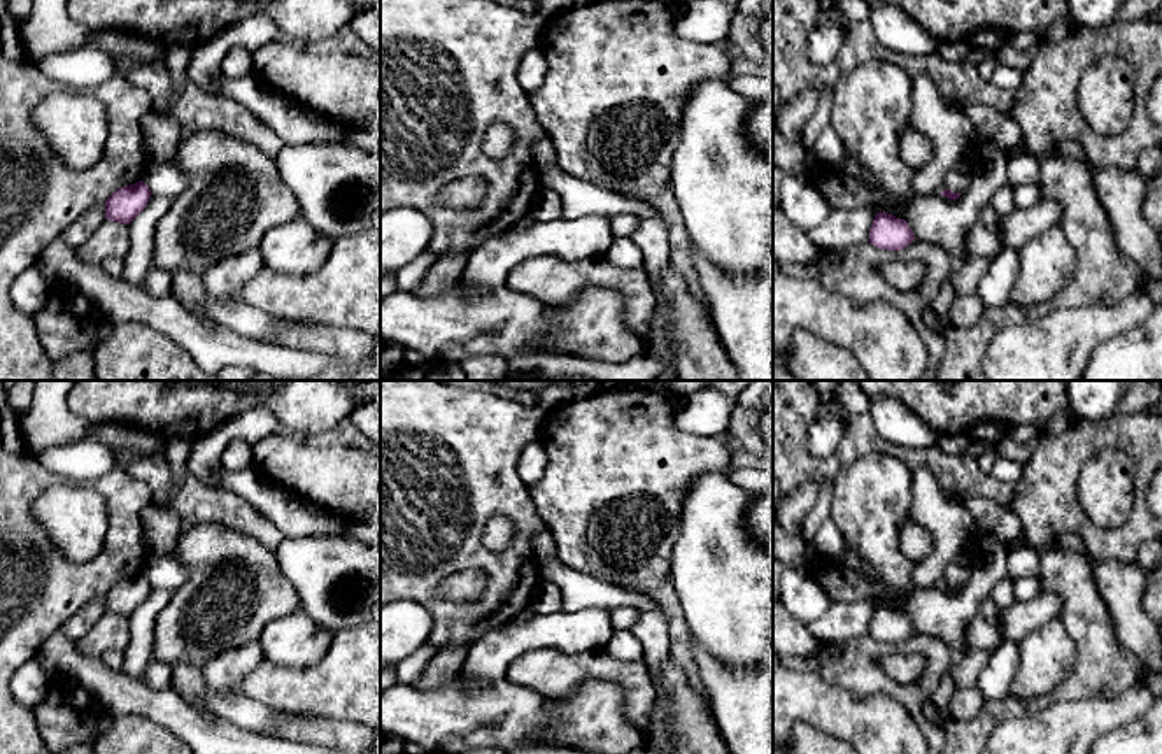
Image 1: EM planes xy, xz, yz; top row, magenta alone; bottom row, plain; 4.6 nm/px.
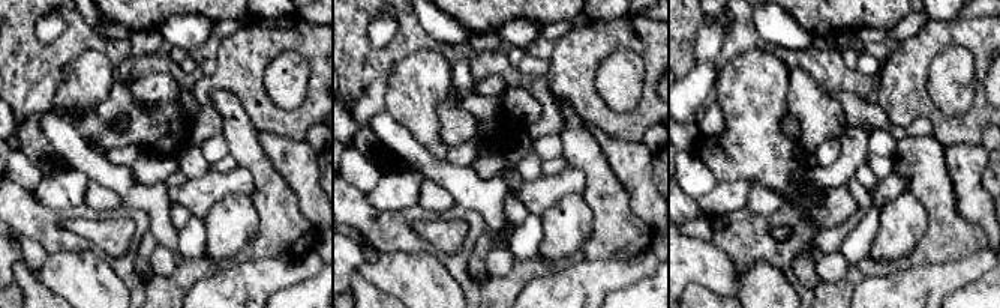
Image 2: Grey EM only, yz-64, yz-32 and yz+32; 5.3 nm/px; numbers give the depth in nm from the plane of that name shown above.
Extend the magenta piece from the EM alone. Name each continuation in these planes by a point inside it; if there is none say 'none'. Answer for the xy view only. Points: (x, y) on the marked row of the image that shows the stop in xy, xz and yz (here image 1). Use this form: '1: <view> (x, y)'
none

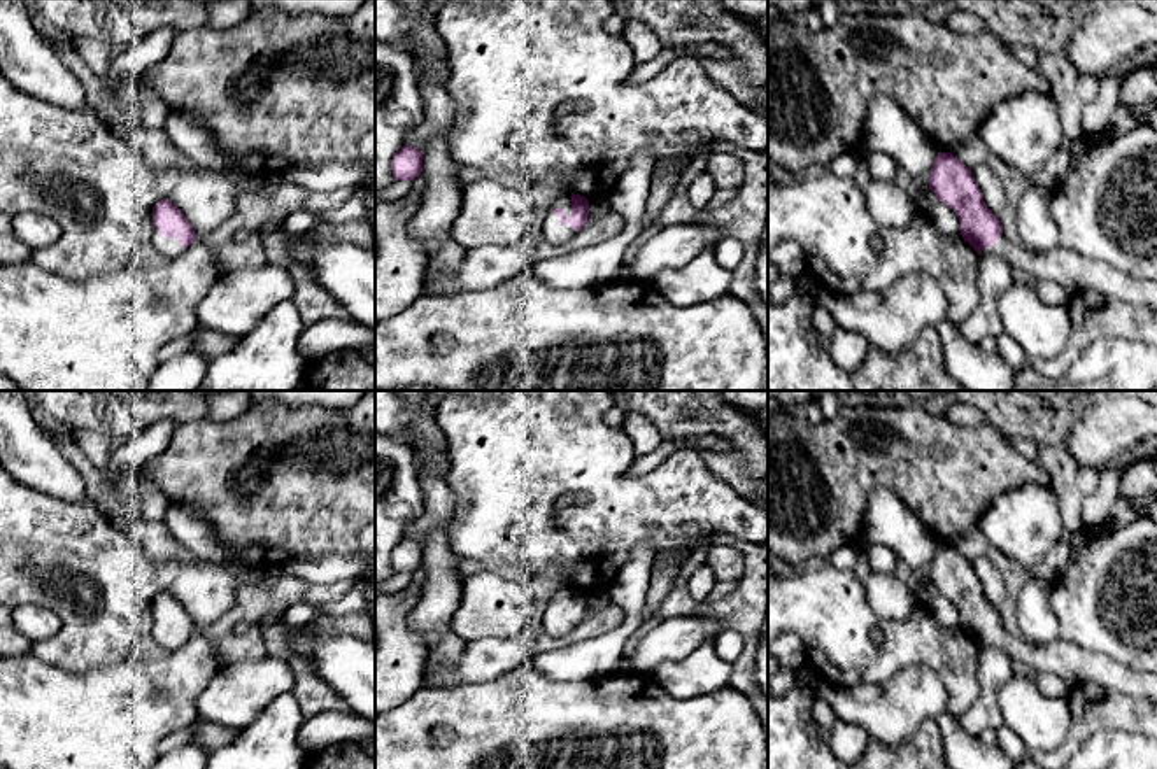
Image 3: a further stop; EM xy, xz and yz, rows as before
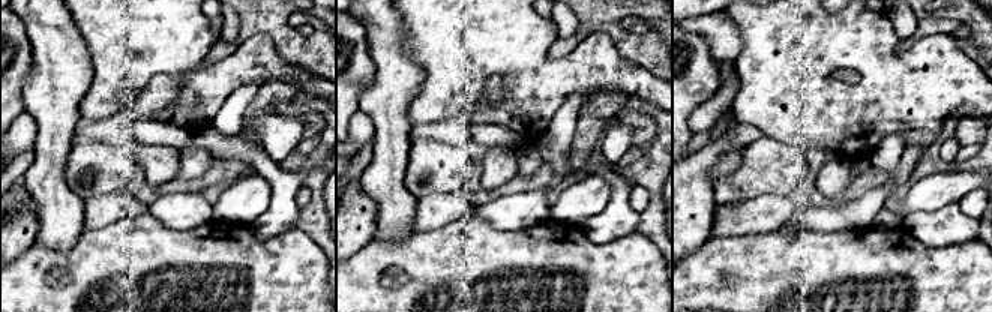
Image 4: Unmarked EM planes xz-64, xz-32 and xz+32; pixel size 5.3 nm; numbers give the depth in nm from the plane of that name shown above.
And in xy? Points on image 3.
1: xy (170, 247)

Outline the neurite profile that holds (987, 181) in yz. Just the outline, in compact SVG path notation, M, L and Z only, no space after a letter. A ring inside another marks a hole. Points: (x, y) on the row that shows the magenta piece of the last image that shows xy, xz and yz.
M980 163L971 170L971 173L982 191L987 208L996 217L999 217L1006 205L1006 198L999 177L992 172L992 168L987 163Z

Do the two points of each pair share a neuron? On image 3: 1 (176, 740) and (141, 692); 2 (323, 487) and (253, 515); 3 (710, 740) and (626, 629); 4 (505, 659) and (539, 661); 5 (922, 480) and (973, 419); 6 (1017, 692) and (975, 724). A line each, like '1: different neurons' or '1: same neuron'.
1: different neurons
2: same neuron
3: different neurons
4: different neurons
5: different neurons
6: different neurons

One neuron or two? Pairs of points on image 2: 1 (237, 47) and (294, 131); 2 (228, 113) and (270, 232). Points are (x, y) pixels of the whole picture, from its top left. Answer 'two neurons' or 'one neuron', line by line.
1: one neuron
2: one neuron

